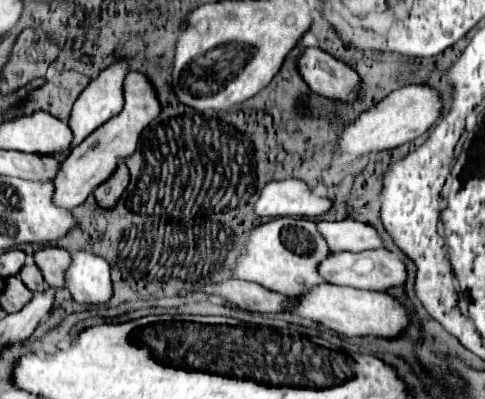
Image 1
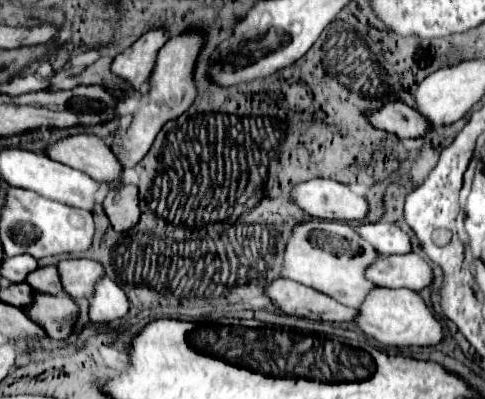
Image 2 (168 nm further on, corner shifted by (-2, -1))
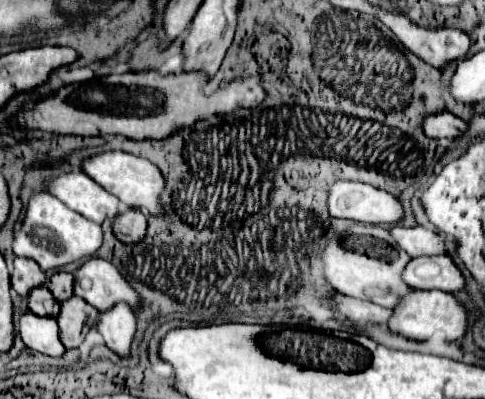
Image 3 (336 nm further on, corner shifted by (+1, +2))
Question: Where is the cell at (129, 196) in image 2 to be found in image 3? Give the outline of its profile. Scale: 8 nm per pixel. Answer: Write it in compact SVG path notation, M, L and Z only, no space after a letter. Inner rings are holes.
M139 210L123 212L117 216L113 224L113 232L123 244L135 244L143 240L143 236L147 234L147 216Z

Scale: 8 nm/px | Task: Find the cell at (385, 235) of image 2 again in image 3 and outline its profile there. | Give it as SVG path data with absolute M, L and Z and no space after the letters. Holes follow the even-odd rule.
M393 226L391 234L395 236L397 244L413 258L417 256L435 256L435 254L445 254L445 234L437 234L435 230L415 226L415 228L405 228L405 226Z

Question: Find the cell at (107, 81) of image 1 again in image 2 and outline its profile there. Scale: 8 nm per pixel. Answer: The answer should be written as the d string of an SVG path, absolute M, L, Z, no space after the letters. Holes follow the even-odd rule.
M148 31L130 47L130 53L116 55L110 65L110 71L124 83L130 83L132 89L138 89L140 83L148 79L154 67L156 53L166 43L166 39L168 37L162 31Z

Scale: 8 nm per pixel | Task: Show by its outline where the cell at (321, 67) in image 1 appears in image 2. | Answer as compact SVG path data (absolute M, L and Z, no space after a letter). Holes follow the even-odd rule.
M392 101L380 109L368 111L368 121L376 129L390 131L398 137L420 137L426 129L430 129L430 125L412 107L400 101Z

